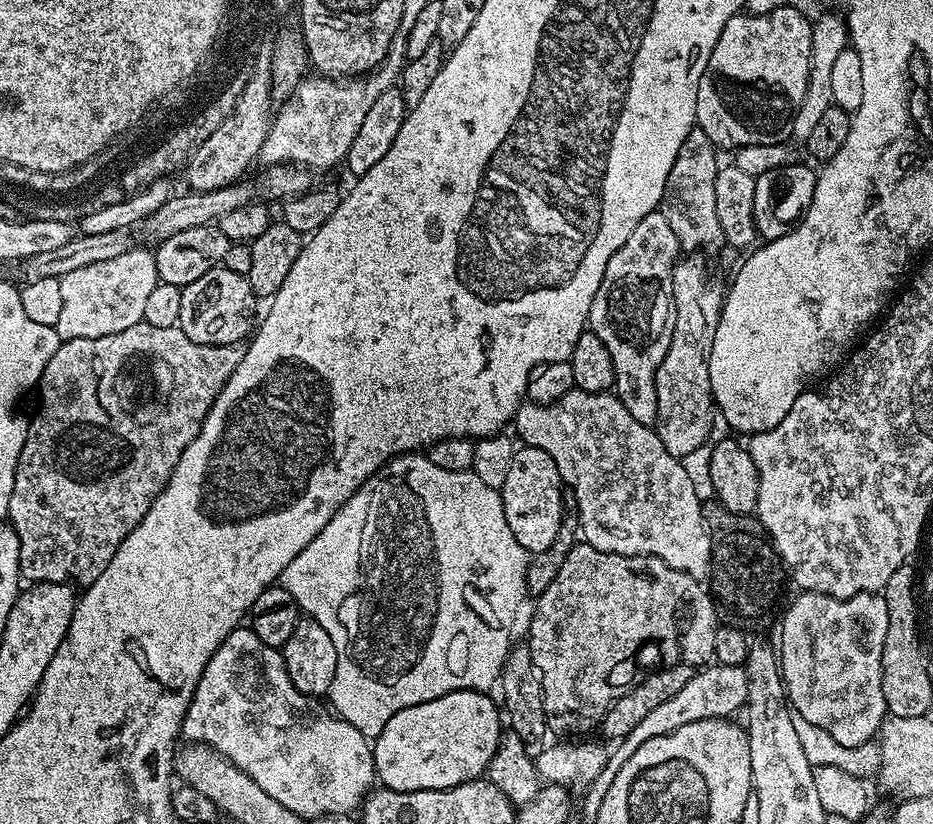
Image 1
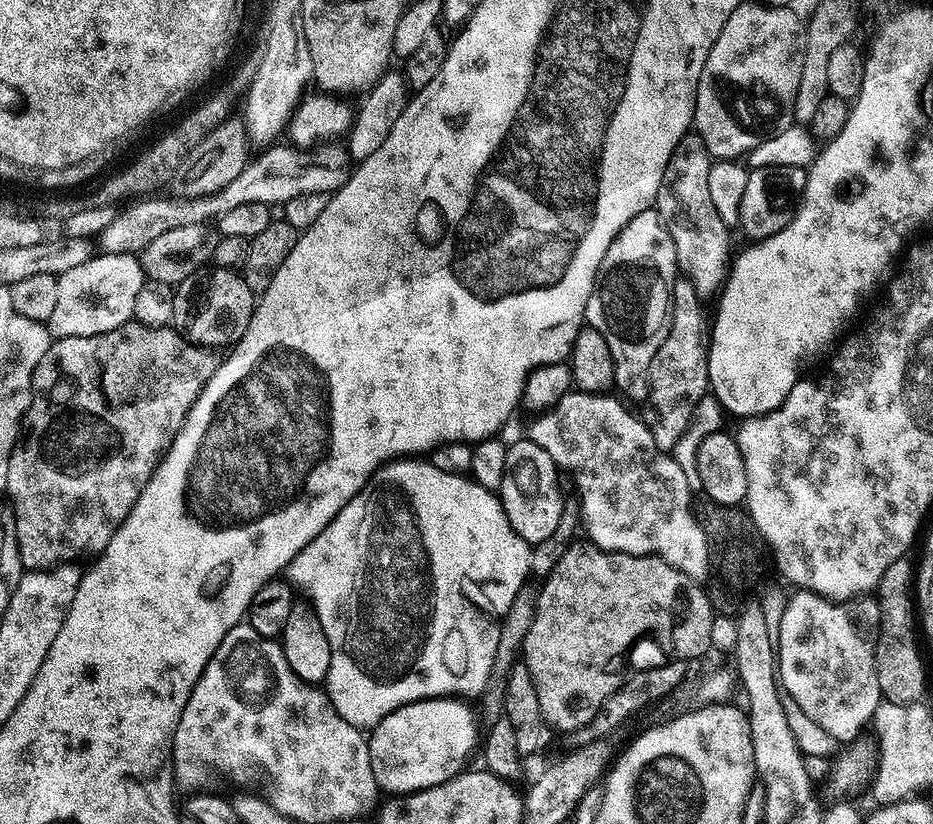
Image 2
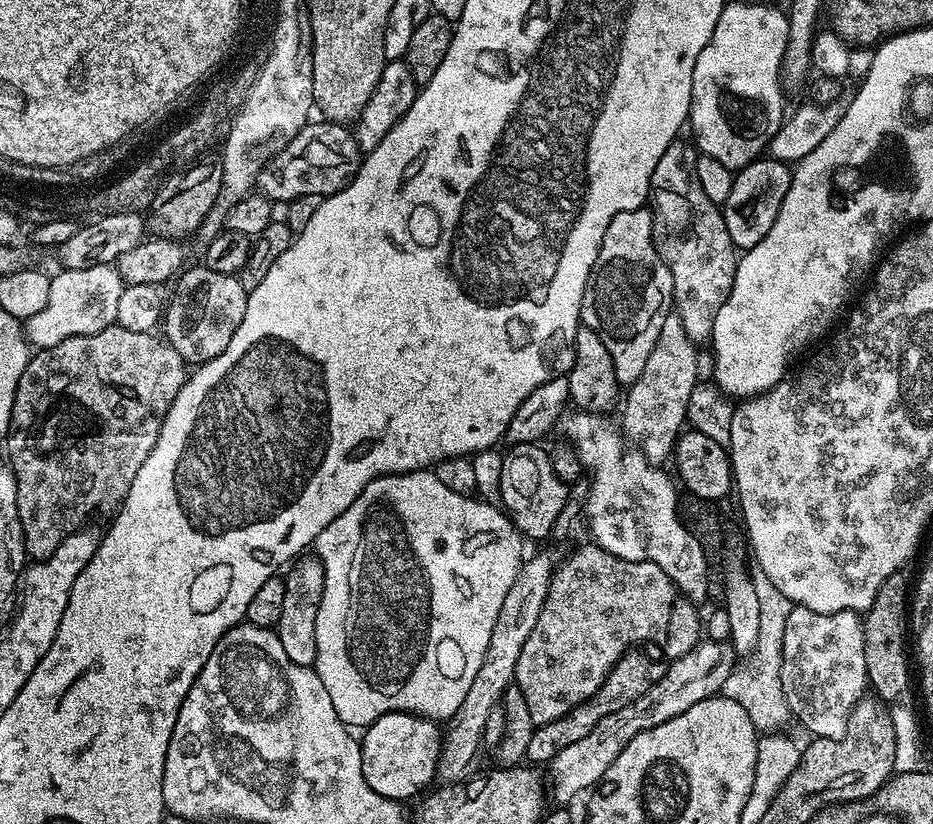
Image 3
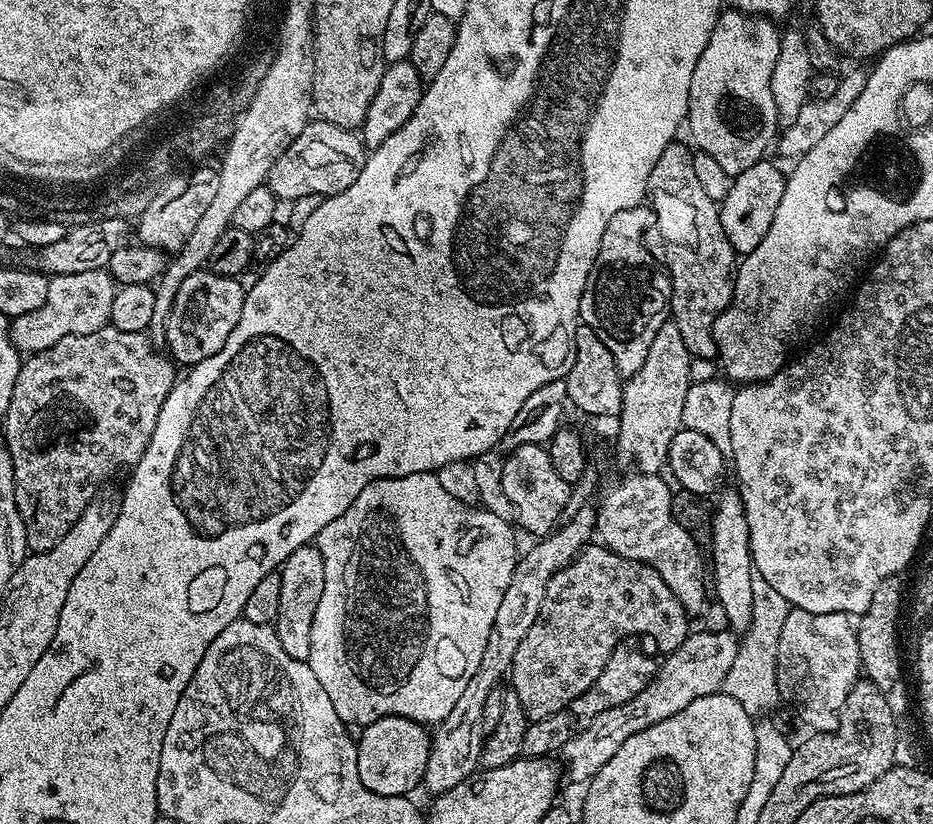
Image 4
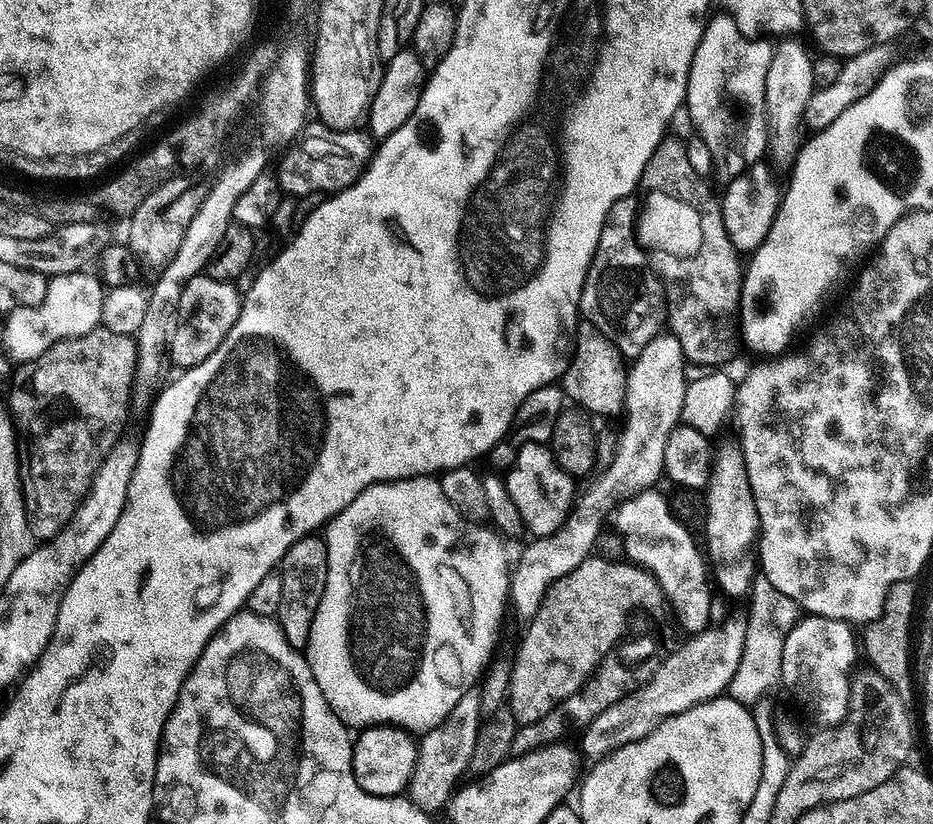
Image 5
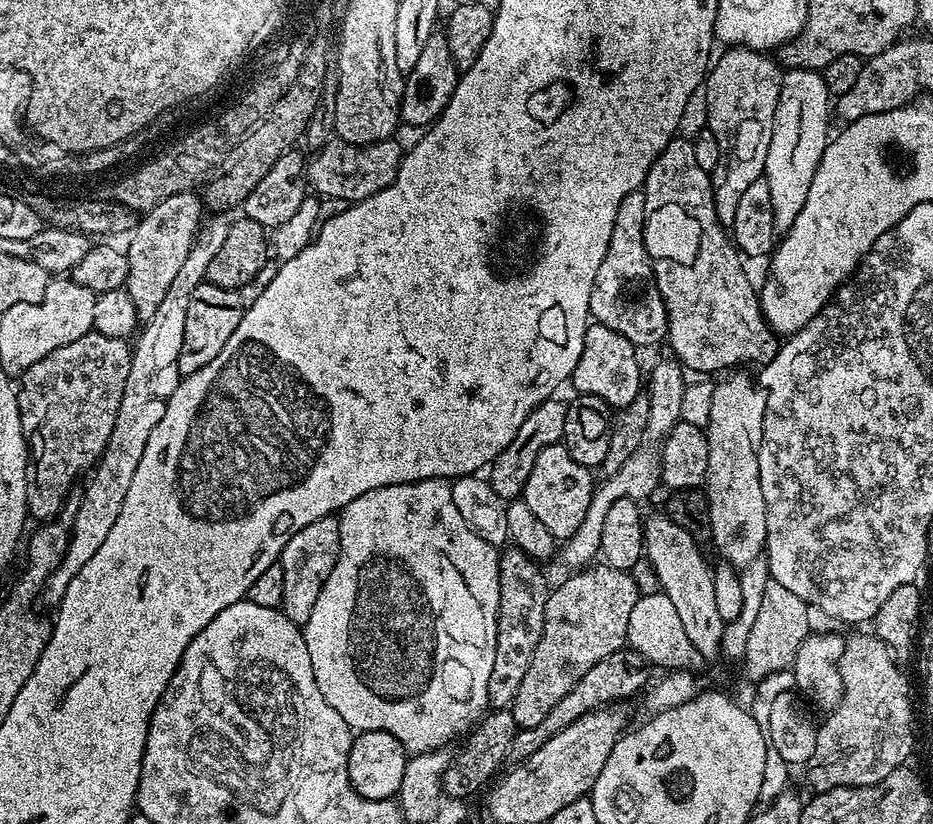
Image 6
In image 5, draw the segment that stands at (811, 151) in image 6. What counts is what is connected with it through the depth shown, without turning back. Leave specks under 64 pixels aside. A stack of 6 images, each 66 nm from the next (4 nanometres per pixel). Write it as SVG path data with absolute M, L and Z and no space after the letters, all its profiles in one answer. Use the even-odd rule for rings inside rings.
M784 38L775 45L770 70L766 76L766 100L770 129L770 156L780 164L795 165L806 140L804 130L806 131L808 103L812 93L818 88L816 75L812 69L813 63L813 57L808 57L807 50L796 41L796 38Z

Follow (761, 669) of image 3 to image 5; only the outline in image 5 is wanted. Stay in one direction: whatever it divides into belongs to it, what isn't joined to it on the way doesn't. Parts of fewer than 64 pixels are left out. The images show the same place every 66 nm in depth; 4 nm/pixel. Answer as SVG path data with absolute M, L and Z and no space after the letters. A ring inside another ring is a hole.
M757 573L748 594L750 610L747 609L746 641L742 650L742 660L734 678L729 684L728 694L733 700L745 706L752 706L765 697L773 685L776 686L781 674L782 650L785 649L786 638L800 619L800 607L792 598L776 590L773 583Z

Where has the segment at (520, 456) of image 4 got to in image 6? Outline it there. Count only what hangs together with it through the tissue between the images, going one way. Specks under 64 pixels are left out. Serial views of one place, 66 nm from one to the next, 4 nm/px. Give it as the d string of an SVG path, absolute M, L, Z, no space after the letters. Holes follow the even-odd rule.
M560 442L546 446L534 459L534 468L530 478L526 478L522 499L526 506L530 506L534 518L538 518L558 542L568 541L581 526L594 491L592 474L593 469L576 462Z

